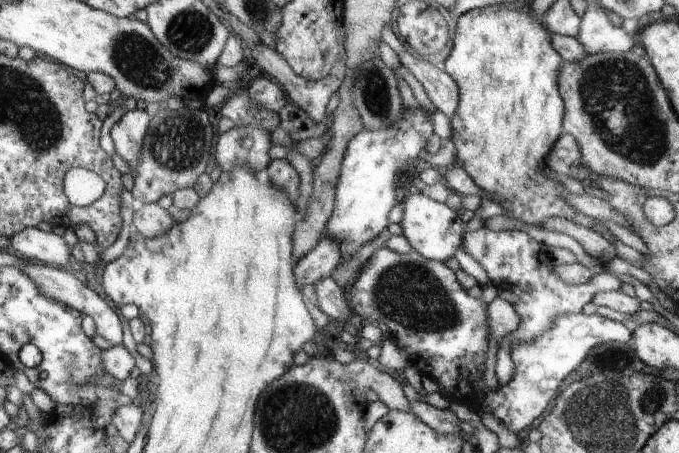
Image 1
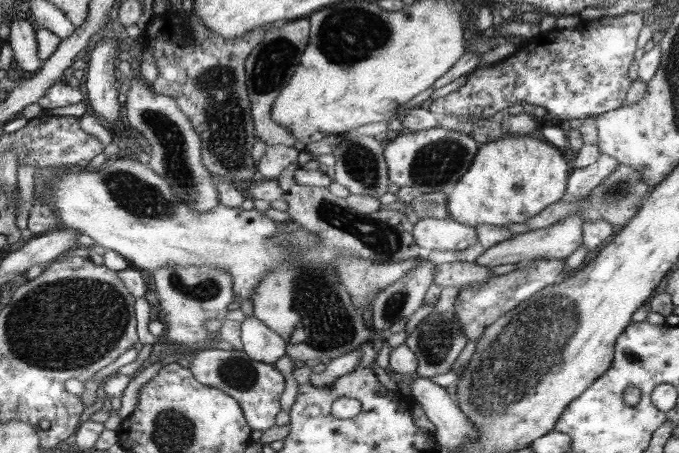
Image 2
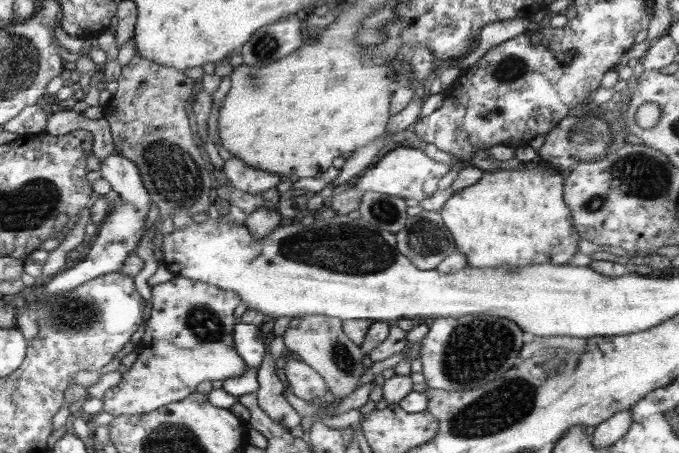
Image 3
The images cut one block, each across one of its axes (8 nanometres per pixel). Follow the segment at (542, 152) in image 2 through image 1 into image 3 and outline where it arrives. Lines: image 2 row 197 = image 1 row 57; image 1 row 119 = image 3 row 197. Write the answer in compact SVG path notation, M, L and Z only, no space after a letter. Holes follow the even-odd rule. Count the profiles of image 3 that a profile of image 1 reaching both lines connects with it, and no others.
M529 163L528 167L524 169L514 170L497 170L497 171L484 171L482 178L472 184L458 190L444 203L443 207L439 210L439 214L443 219L443 222L448 230L452 233L455 250L460 251L466 255L466 261L468 265L474 268L496 268L496 267L518 267L529 264L569 264L569 260L579 251L578 240L580 239L580 233L574 228L572 224L572 218L570 218L570 208L565 203L565 173L554 170L551 165L540 165L536 163Z

